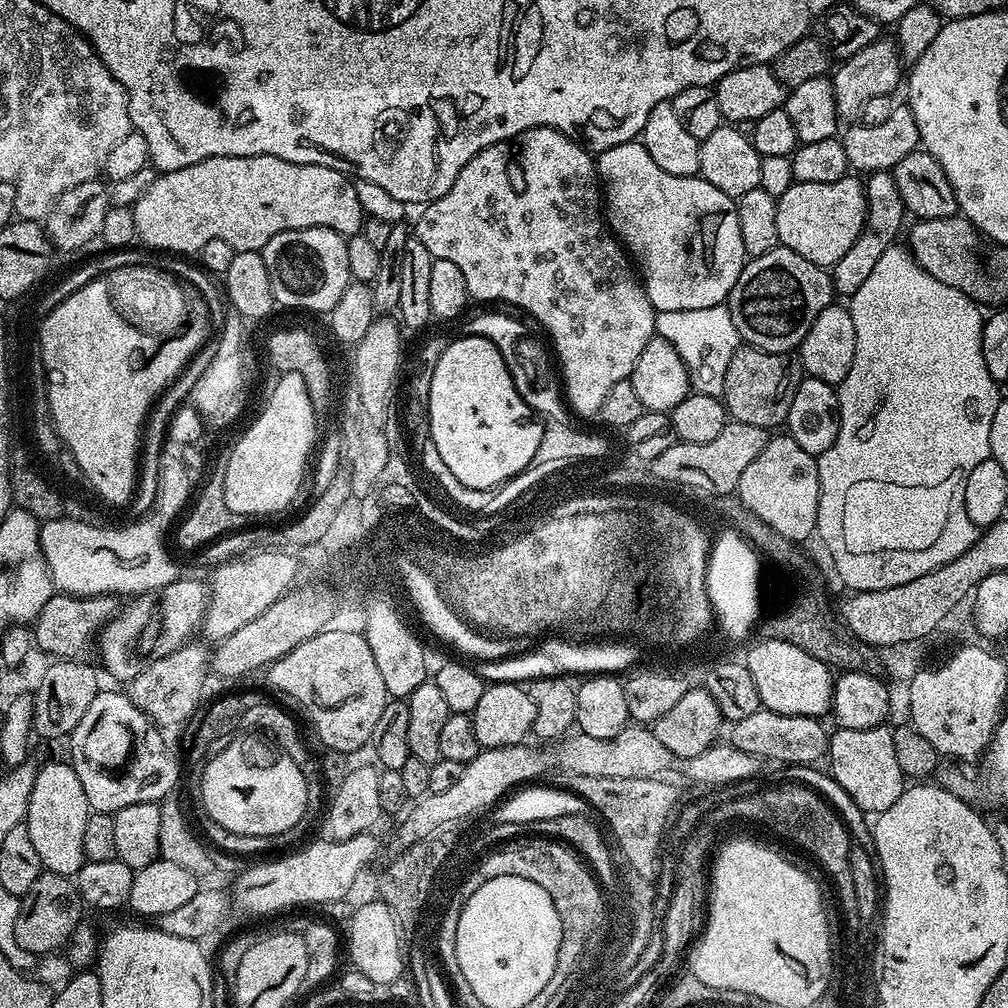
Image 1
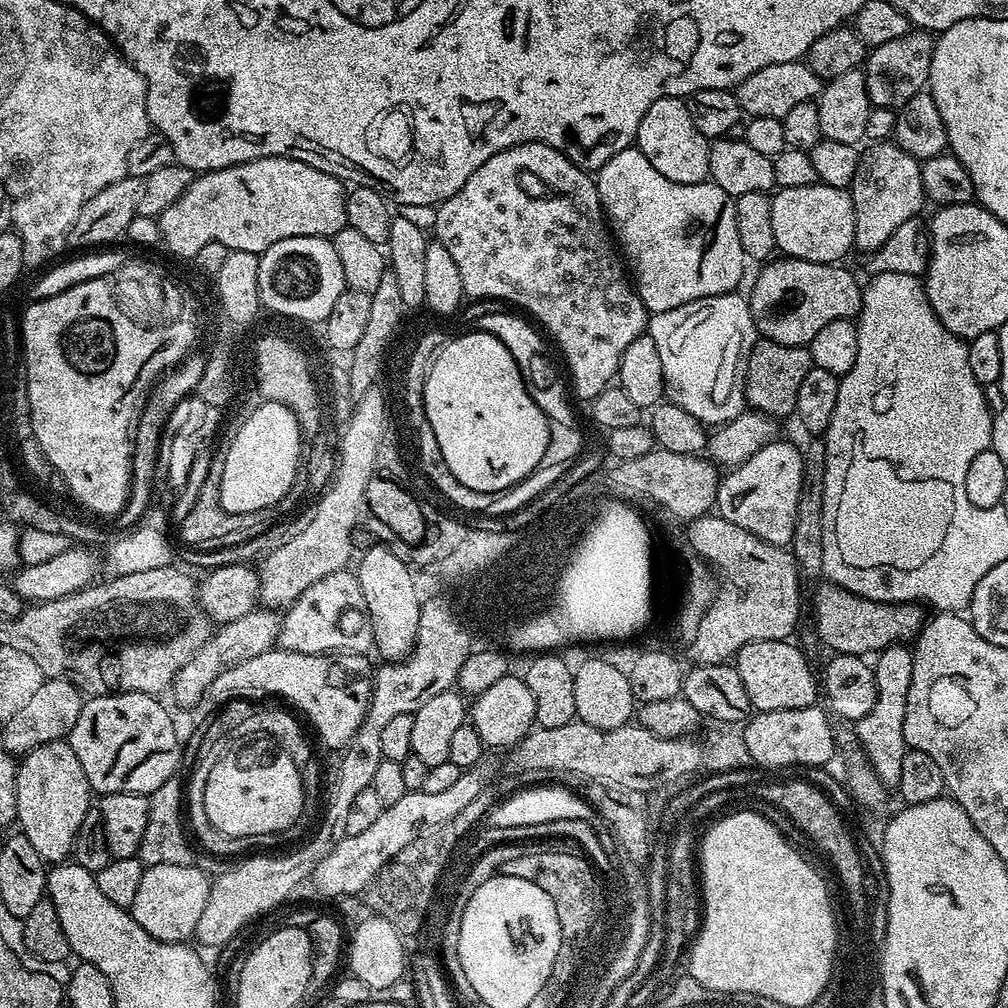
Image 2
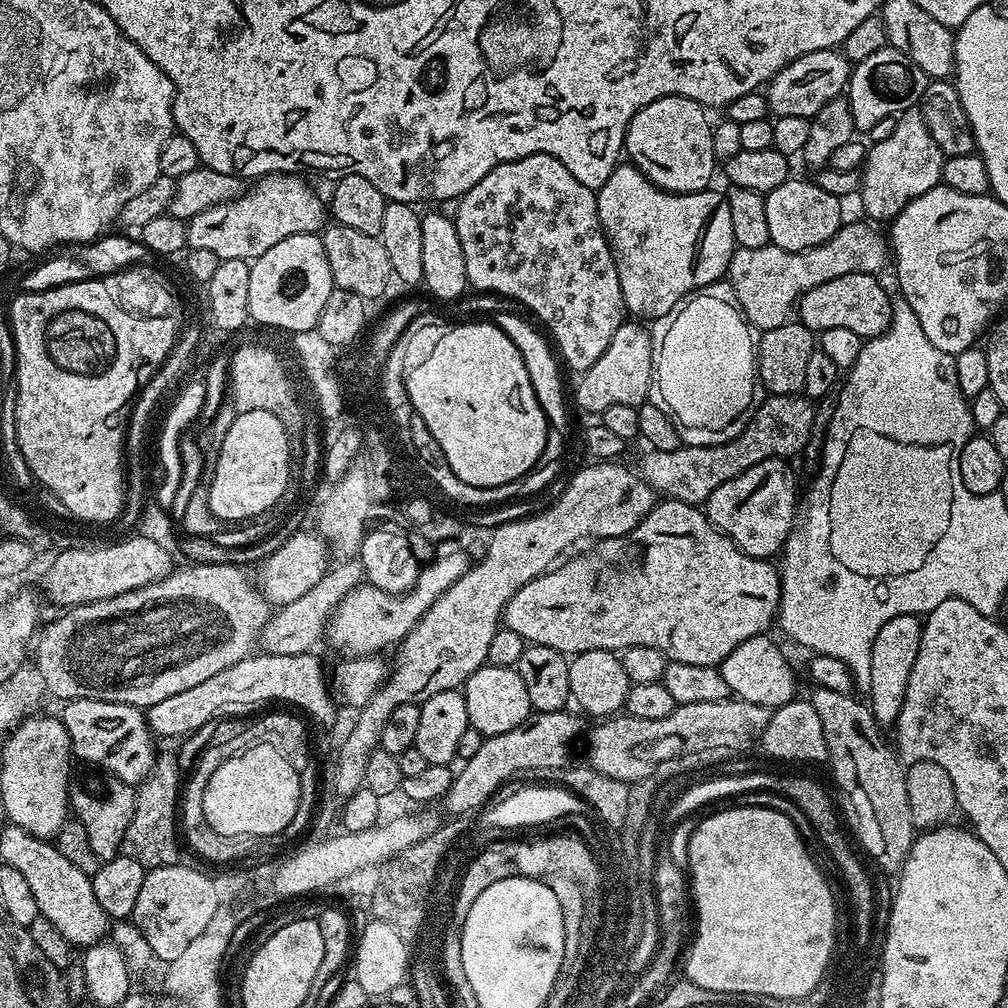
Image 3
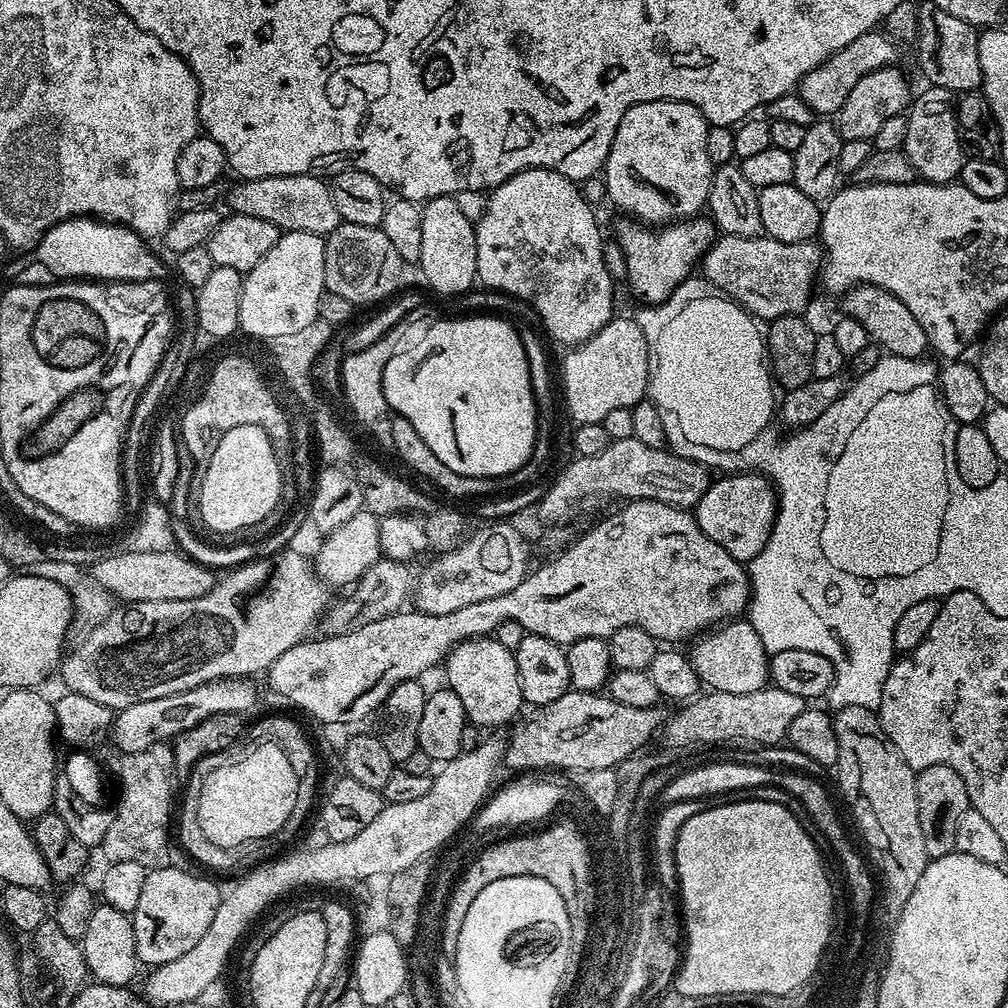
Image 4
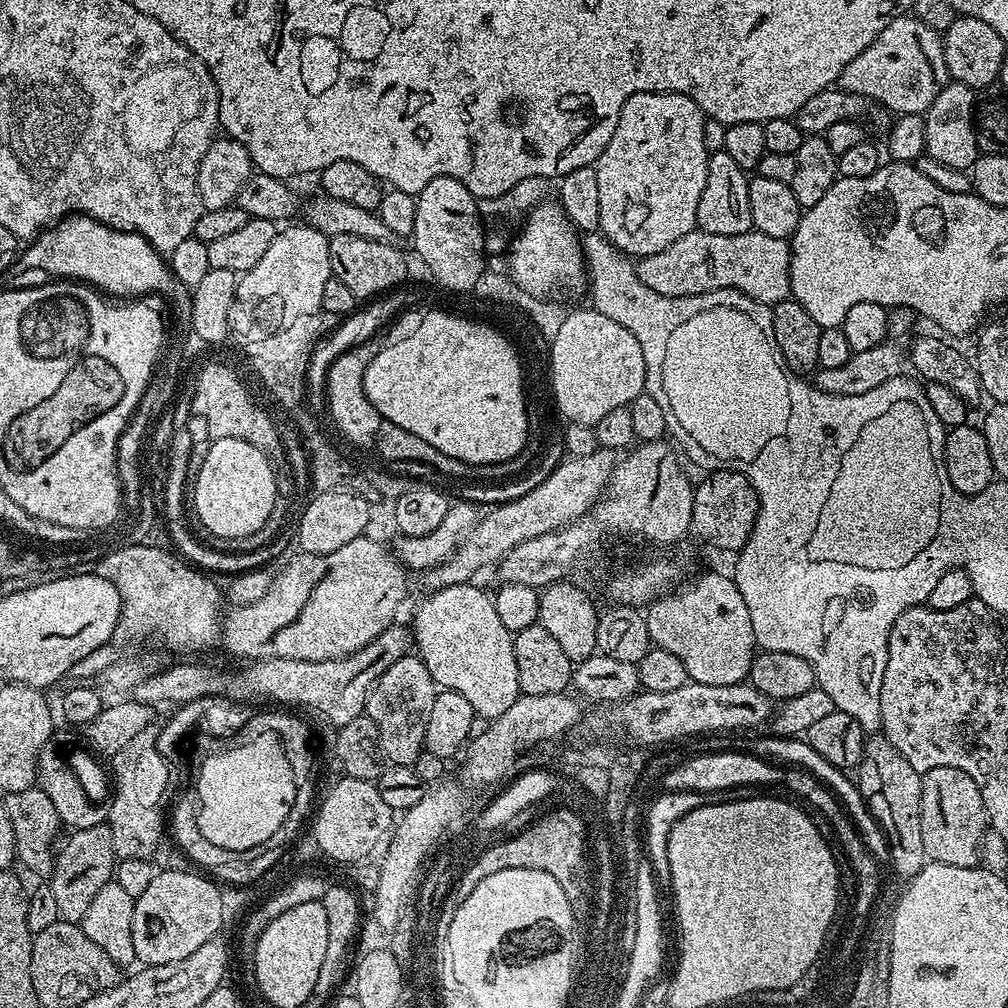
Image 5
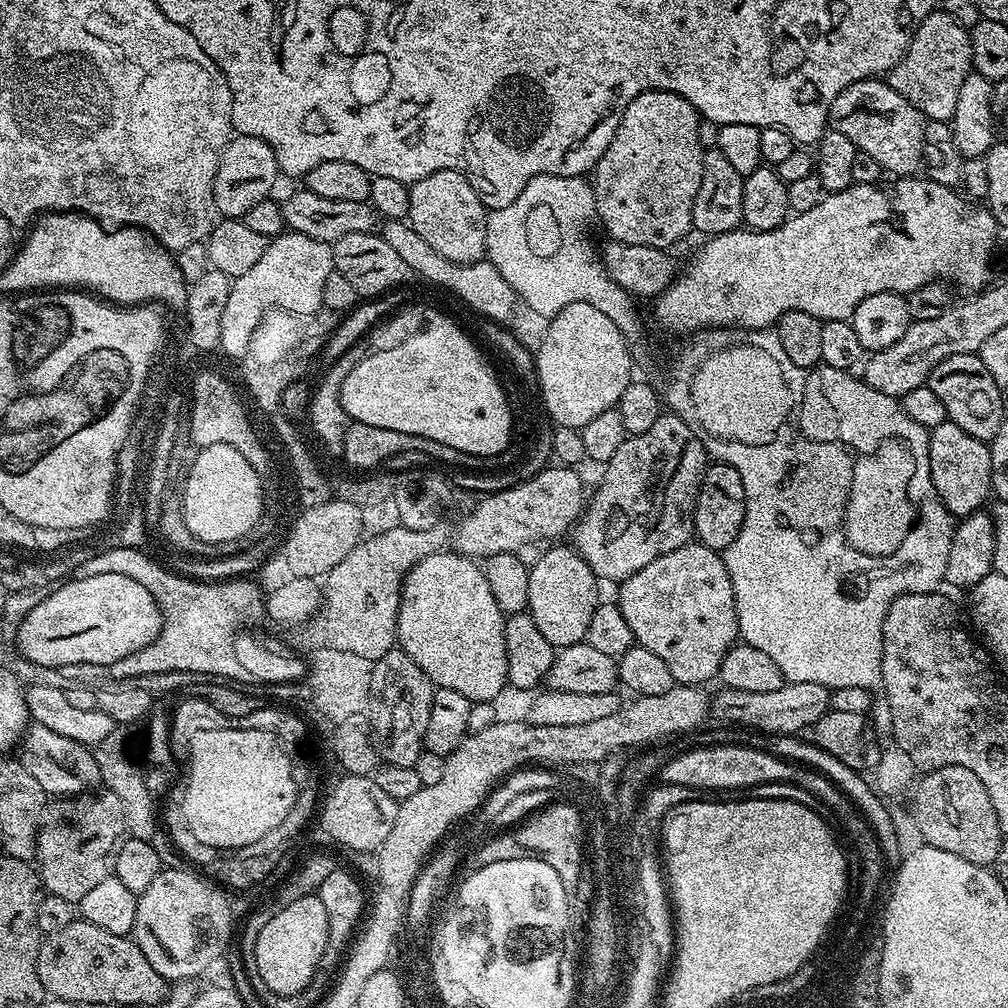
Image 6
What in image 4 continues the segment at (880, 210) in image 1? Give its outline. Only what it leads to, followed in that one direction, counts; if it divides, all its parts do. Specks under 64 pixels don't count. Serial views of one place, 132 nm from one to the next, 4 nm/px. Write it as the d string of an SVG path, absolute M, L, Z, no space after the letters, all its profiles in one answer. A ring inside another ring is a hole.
M928 86L925 89L906 109L906 138L902 150L921 181L929 184L950 184L959 177L966 159L956 129L954 94L945 88Z

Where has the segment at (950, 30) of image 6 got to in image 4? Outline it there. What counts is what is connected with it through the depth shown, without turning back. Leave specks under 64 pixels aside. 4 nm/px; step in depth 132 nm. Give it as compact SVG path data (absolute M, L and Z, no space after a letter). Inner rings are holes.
M873 30L862 34L854 42L850 42L850 46L838 50L829 60L814 66L814 70L810 70L801 78L798 94L802 102L806 102L806 106L810 106L810 110L817 117L835 117L846 102L846 97L850 95L850 90L854 90L854 82L858 82L858 78L864 78L874 70L897 63L896 48L897 41L890 39L883 31Z

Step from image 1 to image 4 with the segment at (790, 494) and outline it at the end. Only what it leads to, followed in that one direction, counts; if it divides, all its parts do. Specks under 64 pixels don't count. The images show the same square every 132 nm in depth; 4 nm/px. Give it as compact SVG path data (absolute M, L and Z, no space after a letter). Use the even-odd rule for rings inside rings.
M755 471L740 472L739 474L724 474L719 477L721 480L713 479L709 483L706 494L696 503L694 515L698 526L726 554L730 554L741 562L750 562L758 554L762 554L762 546L766 546L766 538L770 538L770 530L776 521L776 505L778 503L778 493L771 480L763 474Z

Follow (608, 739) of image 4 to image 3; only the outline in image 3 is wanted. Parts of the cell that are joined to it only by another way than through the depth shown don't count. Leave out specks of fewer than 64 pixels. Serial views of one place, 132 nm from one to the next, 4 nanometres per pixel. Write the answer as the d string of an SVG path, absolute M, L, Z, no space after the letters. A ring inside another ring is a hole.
M568 710L533 711L528 719L514 726L514 730L506 730L506 734L484 739L478 754L463 761L464 769L453 775L450 790L442 801L443 807L448 807L456 816L472 812L475 808L483 809L503 789L505 782L516 777L522 770L535 770L539 764L553 764L555 768L560 768L569 763L572 743L580 736L581 717L576 716L571 716Z

